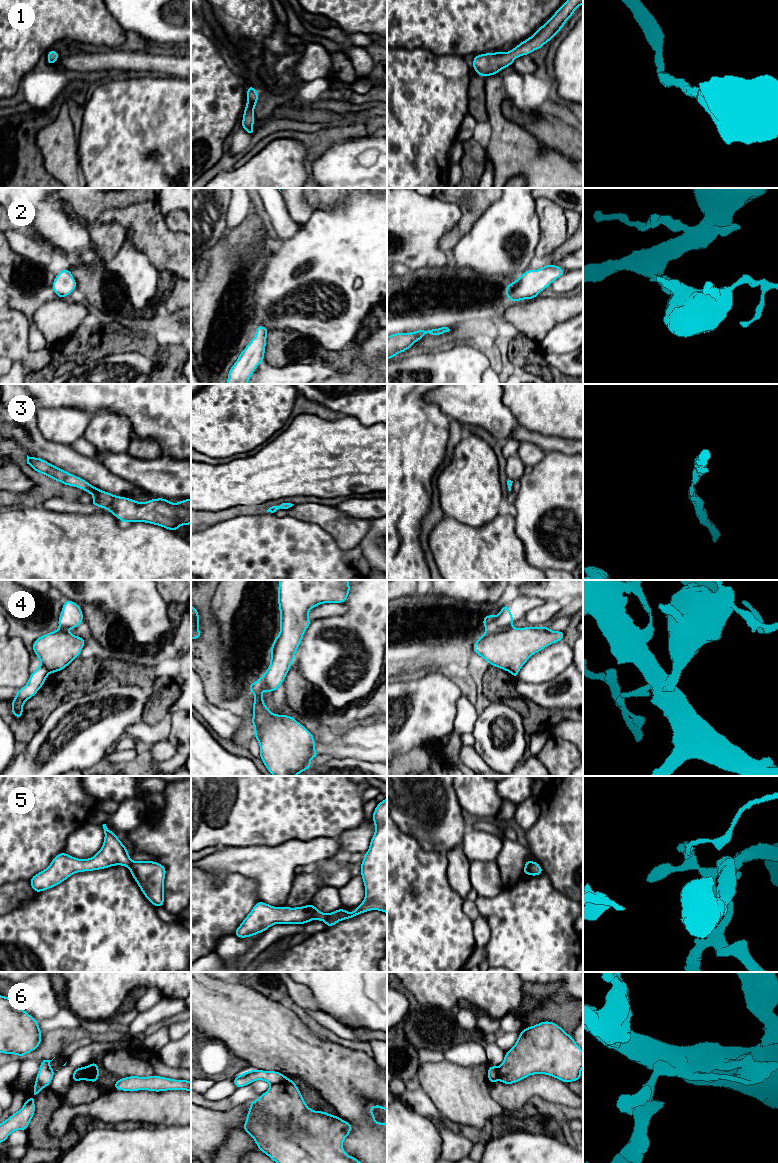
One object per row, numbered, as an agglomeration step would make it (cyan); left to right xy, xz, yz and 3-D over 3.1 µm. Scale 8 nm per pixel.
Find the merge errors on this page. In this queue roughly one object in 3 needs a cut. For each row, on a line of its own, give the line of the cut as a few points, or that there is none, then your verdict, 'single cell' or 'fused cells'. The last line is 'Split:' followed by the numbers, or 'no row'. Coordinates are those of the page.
1: no cut | single cell
2: no cut | single cell
3: no cut | single cell
4: yz (510, 626), (504, 629), (487, 630) | fused cells
5: xz (328, 914), (324, 920) | fused cells
6: xz (289, 1079), (271, 1085) | fused cells
Split: 4, 5, 6

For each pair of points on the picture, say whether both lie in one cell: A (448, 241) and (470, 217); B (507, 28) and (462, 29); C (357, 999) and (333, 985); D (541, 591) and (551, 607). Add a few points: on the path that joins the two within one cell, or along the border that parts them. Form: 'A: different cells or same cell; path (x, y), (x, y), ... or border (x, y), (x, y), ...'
A: same cell; path (454, 235), (465, 223)
B: same cell; path (496, 28), (487, 28), (482, 33), (473, 29)
C: same cell; path (351, 999), (348, 999), (339, 990)
D: different cells; border (546, 599), (557, 599), (563, 602)

